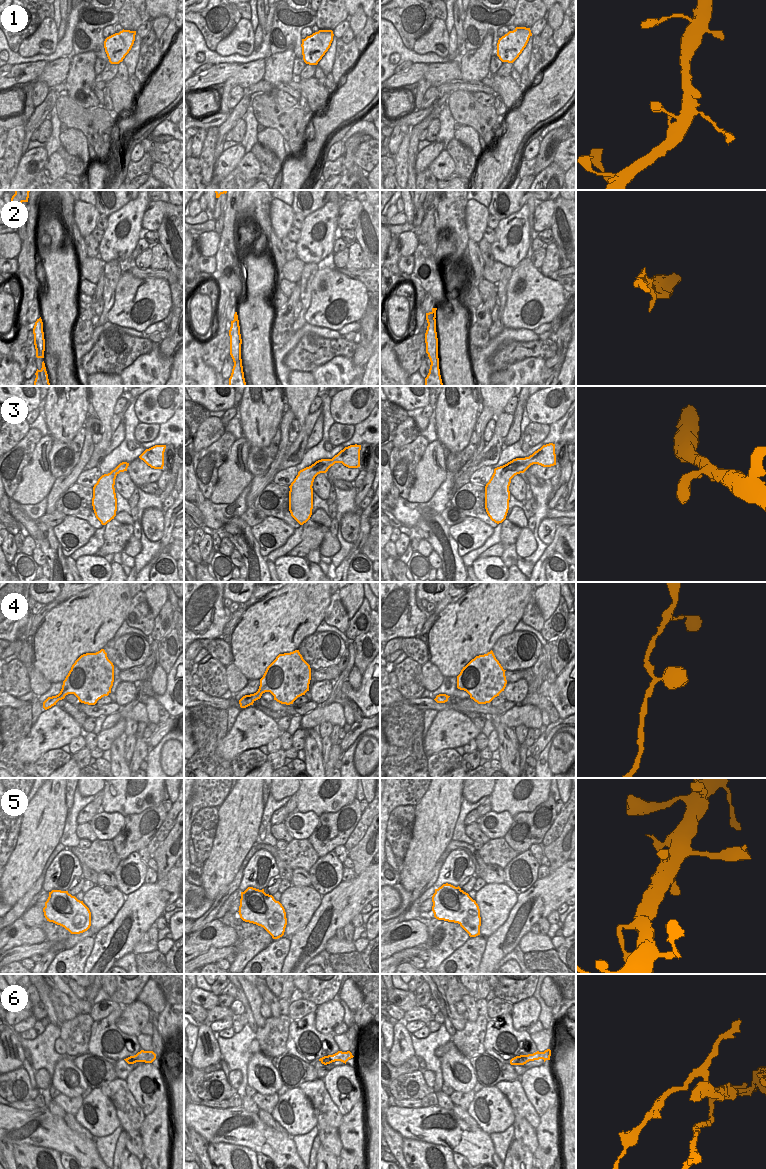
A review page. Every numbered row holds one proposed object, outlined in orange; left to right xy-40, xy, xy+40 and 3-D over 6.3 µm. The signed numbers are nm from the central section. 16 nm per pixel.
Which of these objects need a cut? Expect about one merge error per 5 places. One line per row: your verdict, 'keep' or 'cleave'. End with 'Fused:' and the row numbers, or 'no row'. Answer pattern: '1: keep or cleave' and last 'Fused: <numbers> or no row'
1: keep
2: keep
3: keep
4: keep
5: keep
6: cleave
Fused: 6

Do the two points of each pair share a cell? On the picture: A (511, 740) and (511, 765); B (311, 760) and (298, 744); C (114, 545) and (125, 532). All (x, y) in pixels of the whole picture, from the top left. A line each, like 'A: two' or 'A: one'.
A: one
B: two
C: one

